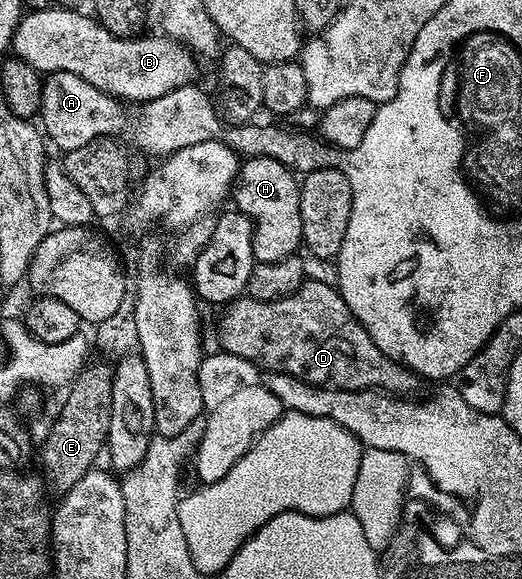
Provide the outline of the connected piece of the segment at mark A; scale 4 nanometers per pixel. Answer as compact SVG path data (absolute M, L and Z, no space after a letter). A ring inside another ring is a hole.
M58 71L57 73L49 73L47 76L43 78L44 86L42 87L42 103L40 104L40 120L42 119L42 129L47 137L47 140L52 144L52 142L60 148L61 152L68 152L70 150L74 150L77 147L84 147L86 143L92 141L94 138L98 138L100 136L110 136L114 139L120 140L125 144L130 145L132 143L134 146L138 147L140 150L150 153L152 155L158 155L157 157L165 157L172 154L176 150L180 150L182 147L190 147L194 146L196 143L200 142L208 142L208 141L223 141L227 146L230 146L231 149L235 150L241 156L245 158L249 157L272 157L278 159L284 166L291 169L293 172L296 172L300 175L306 175L312 170L321 169L321 168L337 168L342 161L341 152L335 146L331 146L327 143L323 143L319 138L313 137L310 135L306 135L304 133L296 133L294 131L288 131L286 129L278 129L274 125L258 125L256 121L249 121L244 124L231 124L228 128L223 123L221 116L219 115L218 109L216 113L216 109L212 106L212 101L207 97L206 94L203 93L202 90L199 89L199 84L193 83L190 85L183 85L182 87L178 87L174 91L170 91L166 95L162 95L161 97L156 97L153 101L145 101L139 107L124 107L128 109L120 109L121 102L117 100L115 97L111 97L109 93L104 93L98 87L94 87L90 83L86 83L86 79L82 79L78 75L74 75L70 71Z

